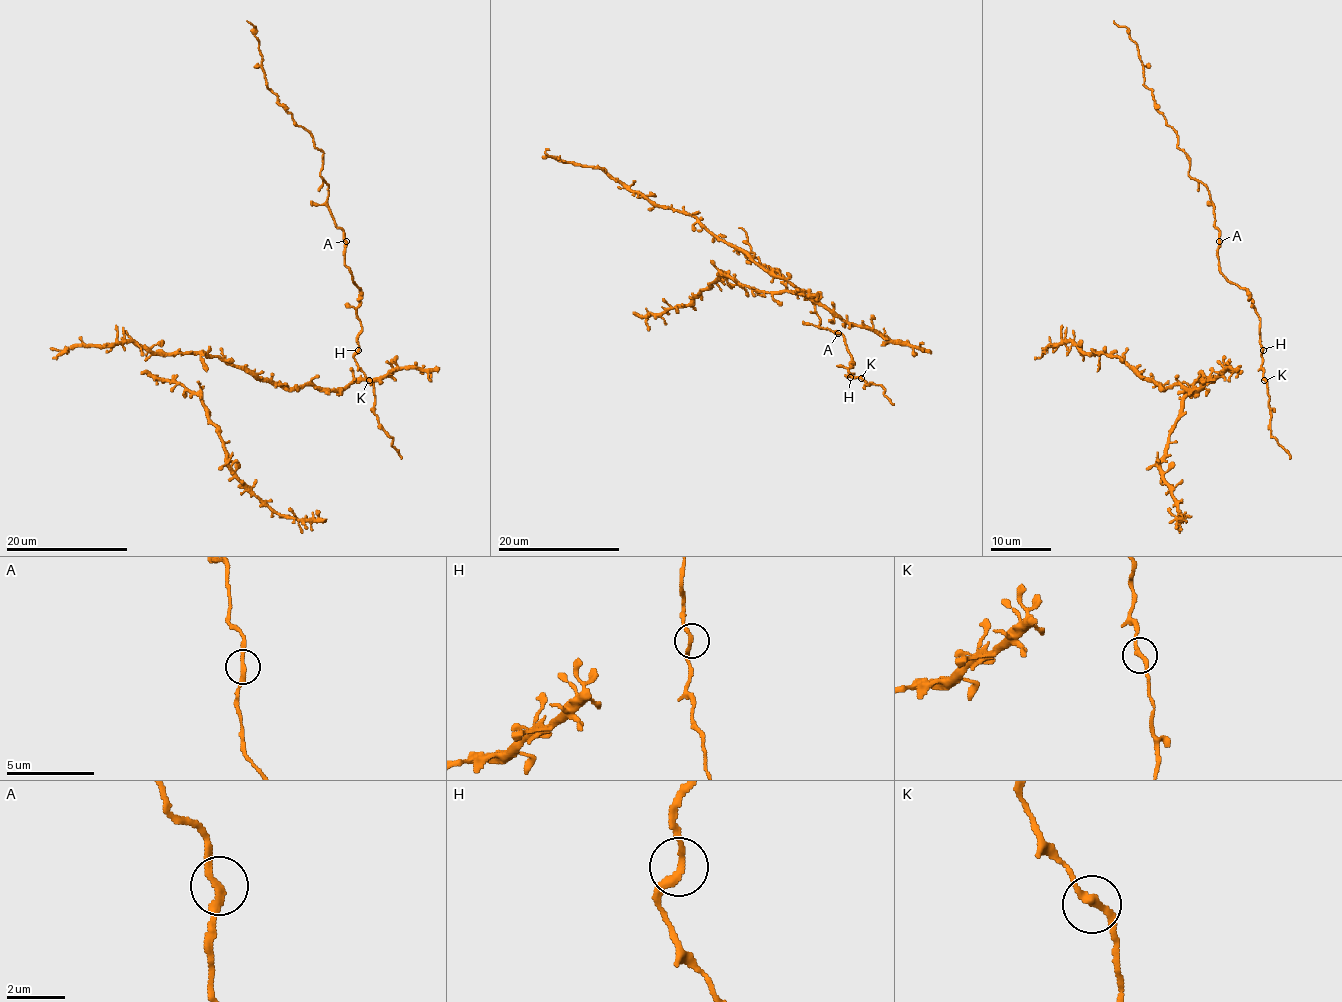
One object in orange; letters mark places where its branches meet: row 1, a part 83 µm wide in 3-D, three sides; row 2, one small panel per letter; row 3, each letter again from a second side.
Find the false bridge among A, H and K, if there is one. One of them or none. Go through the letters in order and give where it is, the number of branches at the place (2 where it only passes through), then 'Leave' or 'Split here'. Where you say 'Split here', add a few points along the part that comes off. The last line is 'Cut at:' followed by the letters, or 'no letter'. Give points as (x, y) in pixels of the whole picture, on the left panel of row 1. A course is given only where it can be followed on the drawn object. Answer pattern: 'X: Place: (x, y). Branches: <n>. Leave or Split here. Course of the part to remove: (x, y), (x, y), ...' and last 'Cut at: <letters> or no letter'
A: Place: (346, 241). Branches: 2. Leave
H: Place: (358, 350). Branches: 2. Leave
K: Place: (369, 380). Branches: 2. Leave
Cut at: no letter

